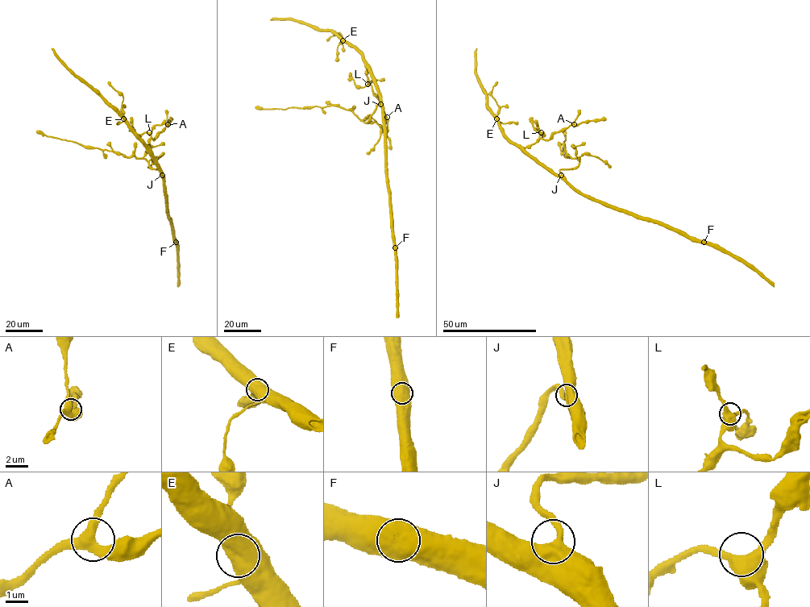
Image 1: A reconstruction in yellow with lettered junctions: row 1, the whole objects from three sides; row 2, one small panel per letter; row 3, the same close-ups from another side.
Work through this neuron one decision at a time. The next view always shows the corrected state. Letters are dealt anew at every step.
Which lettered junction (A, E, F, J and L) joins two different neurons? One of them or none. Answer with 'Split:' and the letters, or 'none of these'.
Split: none of these

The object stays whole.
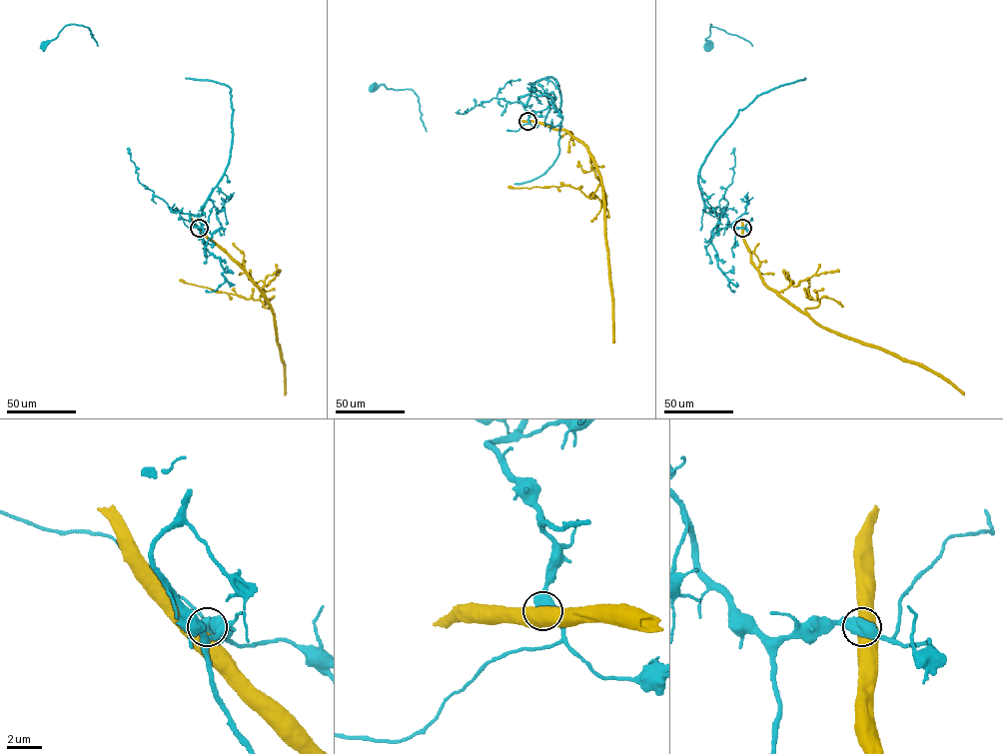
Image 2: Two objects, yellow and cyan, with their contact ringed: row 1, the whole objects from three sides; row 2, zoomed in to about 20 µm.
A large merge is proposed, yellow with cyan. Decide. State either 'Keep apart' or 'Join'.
Keep apart

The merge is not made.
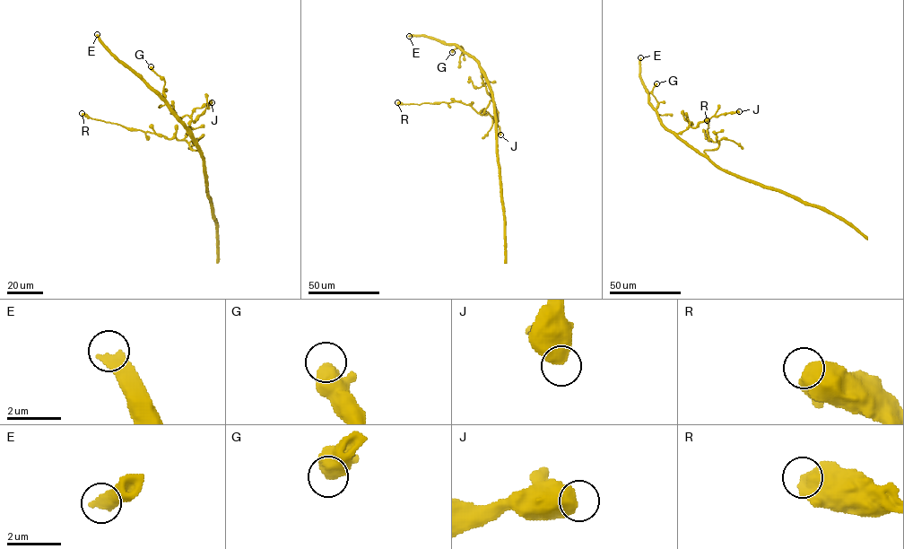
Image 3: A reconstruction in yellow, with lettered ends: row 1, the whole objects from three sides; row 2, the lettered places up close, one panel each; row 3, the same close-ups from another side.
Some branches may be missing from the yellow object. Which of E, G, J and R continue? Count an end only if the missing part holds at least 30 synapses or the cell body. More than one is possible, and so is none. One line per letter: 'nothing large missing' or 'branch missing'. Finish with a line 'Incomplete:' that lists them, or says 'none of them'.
E: branch missing
G: nothing large missing
J: nothing large missing
R: nothing large missing
Incomplete: E

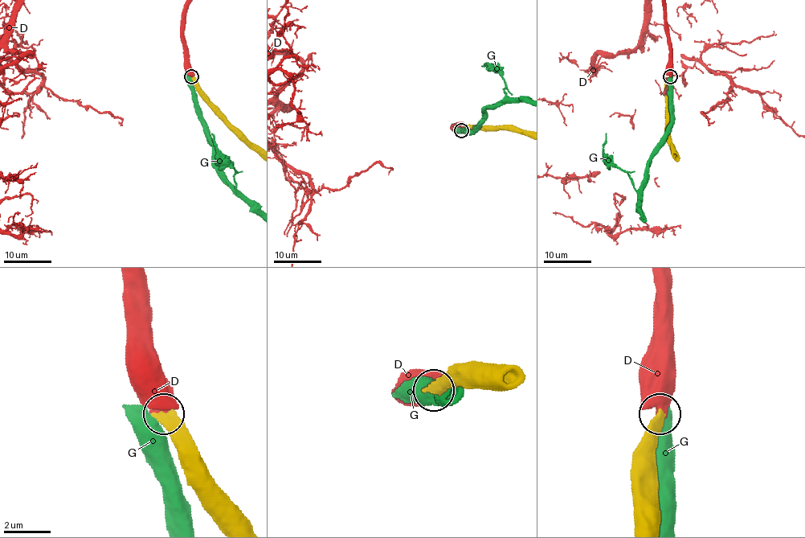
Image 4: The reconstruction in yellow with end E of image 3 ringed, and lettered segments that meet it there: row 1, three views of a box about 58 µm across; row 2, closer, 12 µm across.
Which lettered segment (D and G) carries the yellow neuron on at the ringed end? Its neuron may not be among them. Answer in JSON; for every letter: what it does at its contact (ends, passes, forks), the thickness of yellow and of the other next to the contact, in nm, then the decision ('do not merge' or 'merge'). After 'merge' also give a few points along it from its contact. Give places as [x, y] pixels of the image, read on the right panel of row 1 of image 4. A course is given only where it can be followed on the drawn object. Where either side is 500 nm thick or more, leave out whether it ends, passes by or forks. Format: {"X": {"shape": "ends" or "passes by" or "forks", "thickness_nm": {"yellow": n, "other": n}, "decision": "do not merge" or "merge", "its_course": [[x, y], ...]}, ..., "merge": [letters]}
{"D": {"thickness_nm": {"yellow": 550, "other": 600}, "decision": "merge"}, "G": {"thickness_nm": {"yellow": 550, "other": 500}, "decision": "do not merge"}, "merge": ["D"]}

